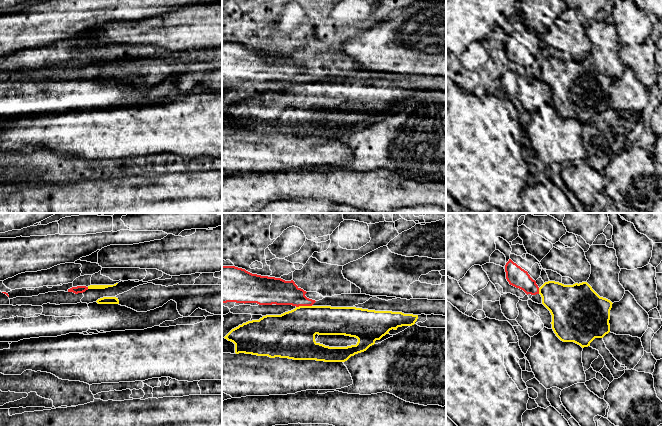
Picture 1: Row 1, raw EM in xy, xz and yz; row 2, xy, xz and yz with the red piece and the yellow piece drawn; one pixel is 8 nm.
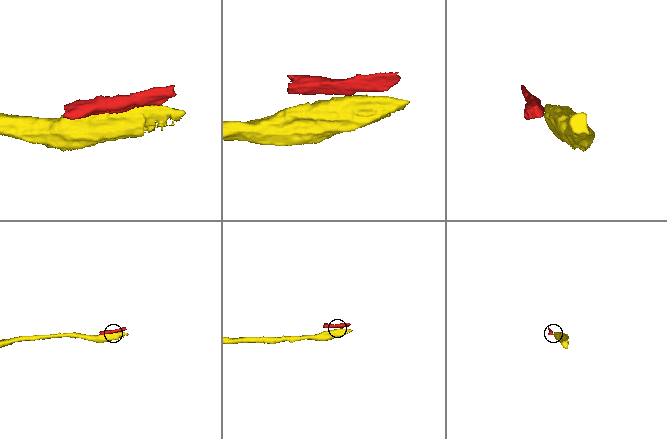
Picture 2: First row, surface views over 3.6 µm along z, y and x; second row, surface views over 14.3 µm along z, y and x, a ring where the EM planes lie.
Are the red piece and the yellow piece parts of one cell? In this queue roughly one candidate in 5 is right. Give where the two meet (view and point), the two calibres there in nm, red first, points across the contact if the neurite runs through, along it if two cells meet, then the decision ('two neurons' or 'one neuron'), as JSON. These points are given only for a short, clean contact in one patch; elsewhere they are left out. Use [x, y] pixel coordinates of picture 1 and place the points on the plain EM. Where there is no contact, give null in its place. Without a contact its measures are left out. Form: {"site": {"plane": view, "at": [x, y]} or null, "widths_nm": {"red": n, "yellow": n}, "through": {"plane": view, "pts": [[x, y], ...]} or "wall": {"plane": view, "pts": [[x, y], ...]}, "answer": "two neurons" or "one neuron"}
{"site": {"plane": "xz", "at": [303, 81]}, "widths_nm": {"red": 220, "yellow": 360}, "wall": {"plane": "xz", "pts": [[311, 81], [299, 81], [296, 83]]}, "answer": "two neurons"}

